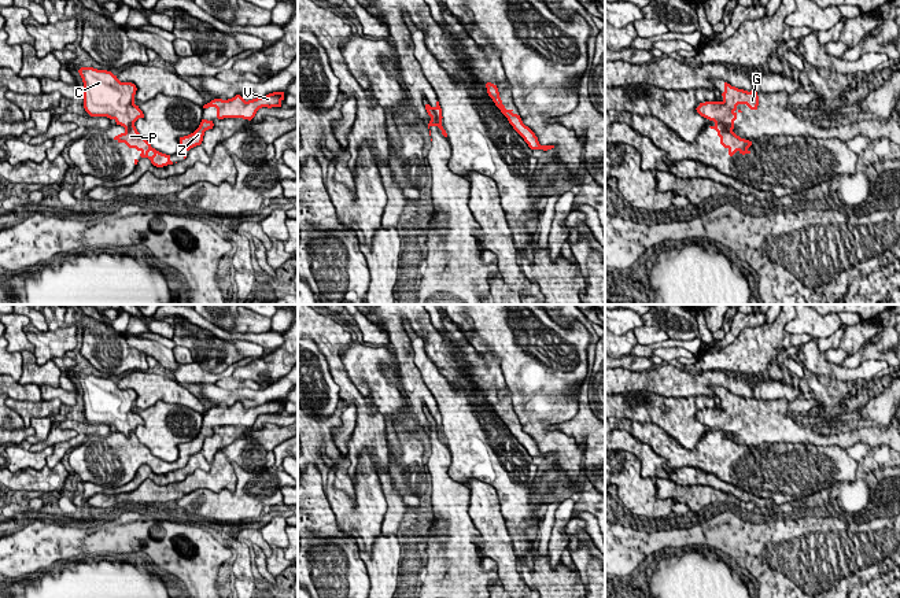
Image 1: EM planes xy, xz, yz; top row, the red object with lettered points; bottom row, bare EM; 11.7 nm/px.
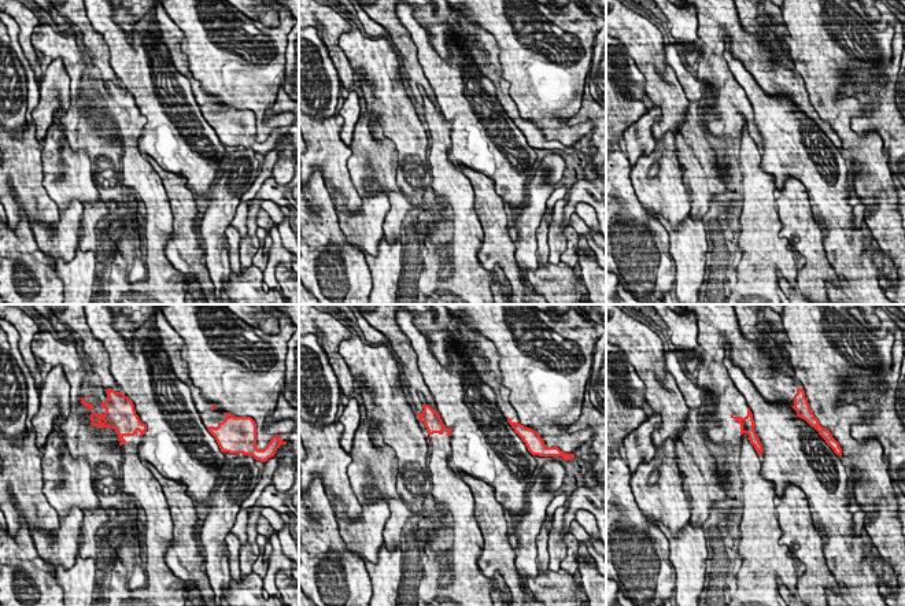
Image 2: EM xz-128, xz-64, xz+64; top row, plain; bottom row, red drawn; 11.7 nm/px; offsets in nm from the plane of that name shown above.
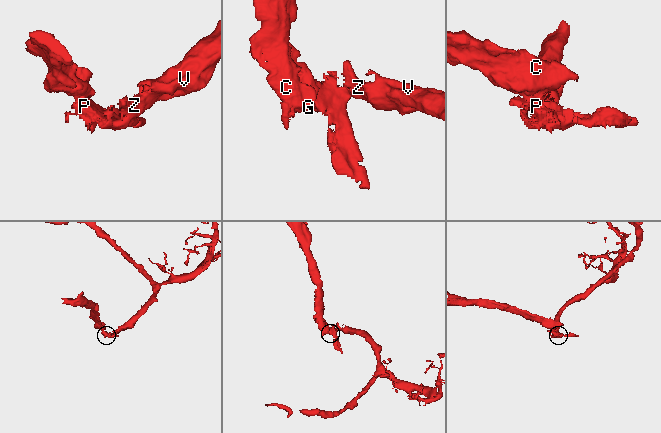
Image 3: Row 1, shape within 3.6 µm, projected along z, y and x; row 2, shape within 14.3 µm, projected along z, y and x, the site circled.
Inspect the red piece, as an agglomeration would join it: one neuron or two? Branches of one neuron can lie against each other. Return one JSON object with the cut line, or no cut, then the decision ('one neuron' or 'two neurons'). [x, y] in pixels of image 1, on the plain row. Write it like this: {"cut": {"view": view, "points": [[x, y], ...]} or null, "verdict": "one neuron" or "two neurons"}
{"cut": {"view": "xz", "points": [[430, 414], [442, 436]]}, "verdict": "two neurons"}

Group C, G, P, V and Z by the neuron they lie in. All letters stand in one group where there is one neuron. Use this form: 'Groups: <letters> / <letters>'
Groups: C G / P V Z

